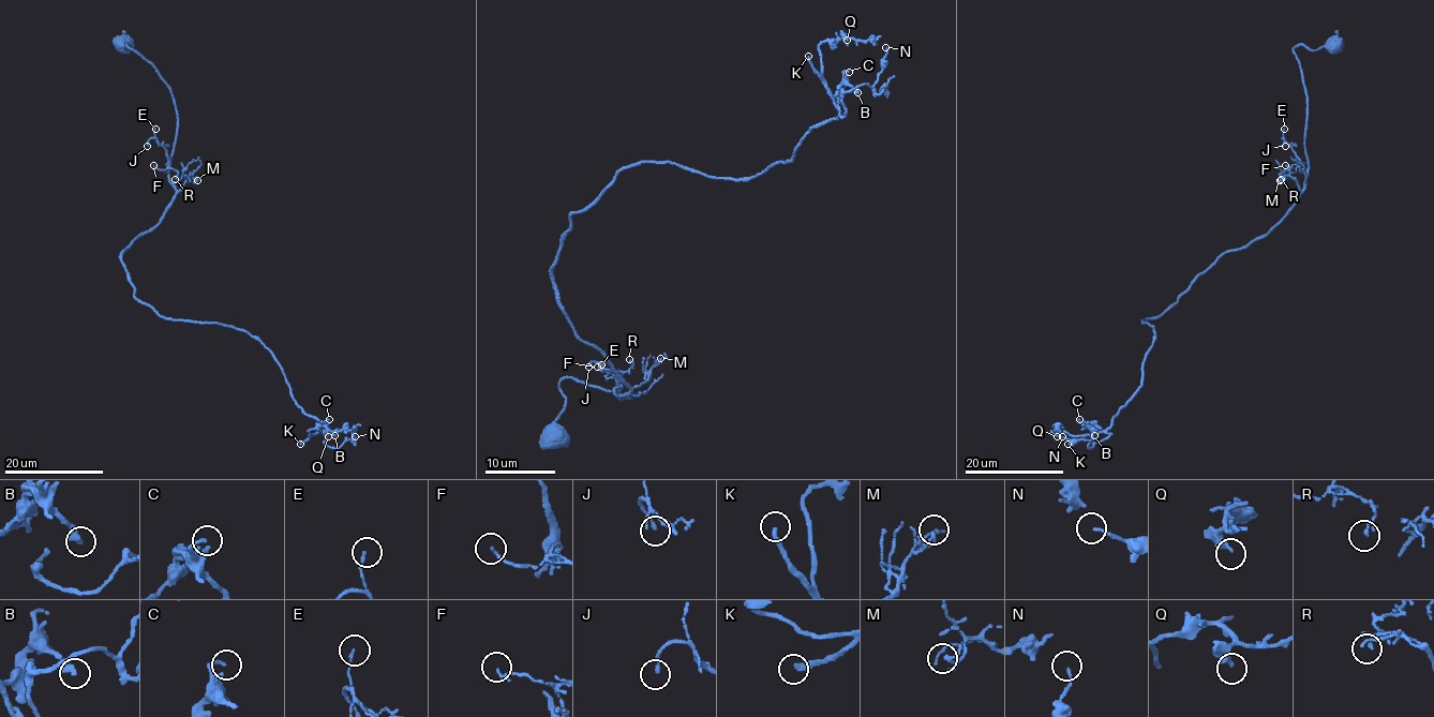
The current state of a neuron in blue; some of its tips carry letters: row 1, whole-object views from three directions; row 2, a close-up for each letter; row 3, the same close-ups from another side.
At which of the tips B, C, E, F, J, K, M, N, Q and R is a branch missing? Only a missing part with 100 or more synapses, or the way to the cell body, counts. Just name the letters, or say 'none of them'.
K

